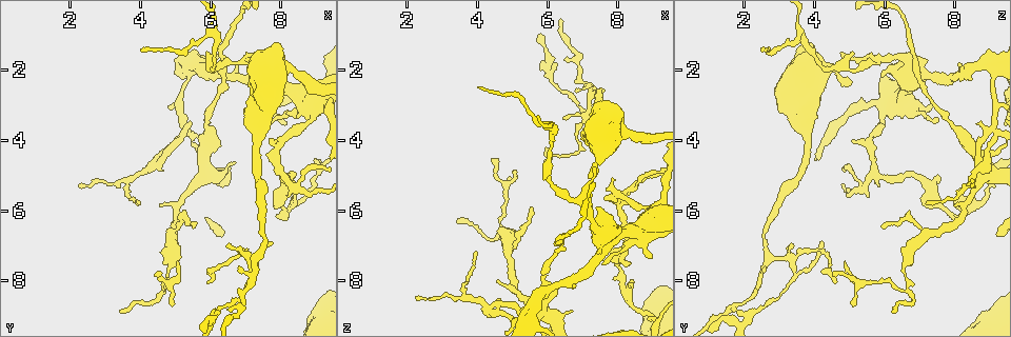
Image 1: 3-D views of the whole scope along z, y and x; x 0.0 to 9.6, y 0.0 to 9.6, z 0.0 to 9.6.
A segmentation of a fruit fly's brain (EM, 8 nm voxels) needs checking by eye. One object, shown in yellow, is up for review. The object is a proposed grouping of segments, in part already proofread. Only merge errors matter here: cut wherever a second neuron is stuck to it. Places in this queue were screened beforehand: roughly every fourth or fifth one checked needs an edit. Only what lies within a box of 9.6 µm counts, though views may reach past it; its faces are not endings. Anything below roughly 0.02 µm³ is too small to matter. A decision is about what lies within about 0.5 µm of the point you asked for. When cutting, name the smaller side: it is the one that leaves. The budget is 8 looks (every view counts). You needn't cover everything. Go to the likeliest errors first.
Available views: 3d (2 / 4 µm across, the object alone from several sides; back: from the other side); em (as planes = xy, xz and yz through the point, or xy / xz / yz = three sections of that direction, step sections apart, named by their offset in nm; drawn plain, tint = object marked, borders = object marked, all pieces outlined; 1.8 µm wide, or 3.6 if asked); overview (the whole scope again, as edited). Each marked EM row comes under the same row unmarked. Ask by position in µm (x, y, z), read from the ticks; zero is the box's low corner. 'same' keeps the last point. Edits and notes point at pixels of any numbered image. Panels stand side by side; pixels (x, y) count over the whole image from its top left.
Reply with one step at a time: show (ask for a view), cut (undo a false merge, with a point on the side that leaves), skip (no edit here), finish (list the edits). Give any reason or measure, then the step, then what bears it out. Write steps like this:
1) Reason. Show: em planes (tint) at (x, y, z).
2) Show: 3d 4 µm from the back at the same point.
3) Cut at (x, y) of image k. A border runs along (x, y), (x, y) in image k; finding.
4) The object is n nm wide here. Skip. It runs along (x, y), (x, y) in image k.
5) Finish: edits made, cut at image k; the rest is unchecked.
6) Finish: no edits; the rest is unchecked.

Calibre changes. Show: 3d 2 µm at (5.80, 4.50, 8.90).

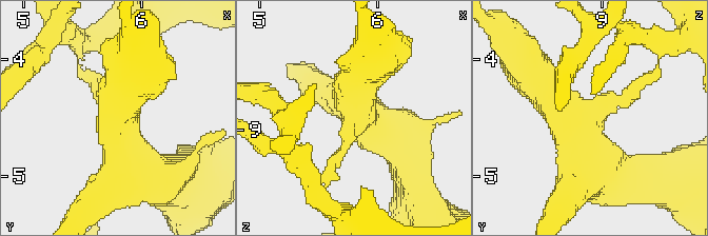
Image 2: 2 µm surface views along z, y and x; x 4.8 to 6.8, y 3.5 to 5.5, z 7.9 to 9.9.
4 arms meet here. Show: em planes (tint) at (5.82, 4.56, 8.86).

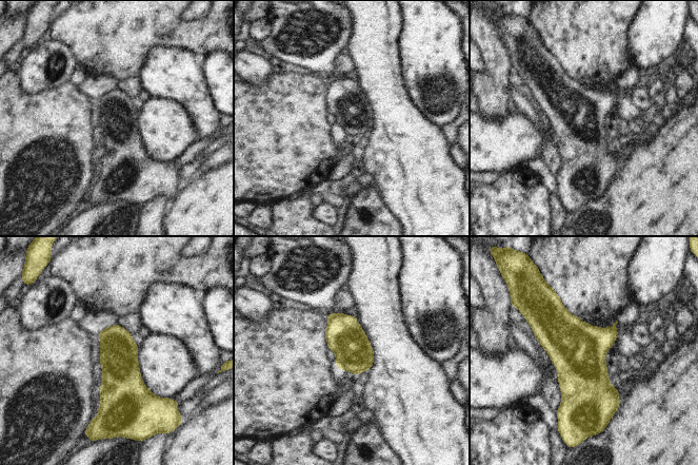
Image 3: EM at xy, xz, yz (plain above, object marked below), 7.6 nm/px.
The object is 280 nm wide here. Skip. One neuron here.

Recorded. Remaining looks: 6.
Abrupt turn. Show: 3d 2 µm at (8.05, 5.90, 7.65).

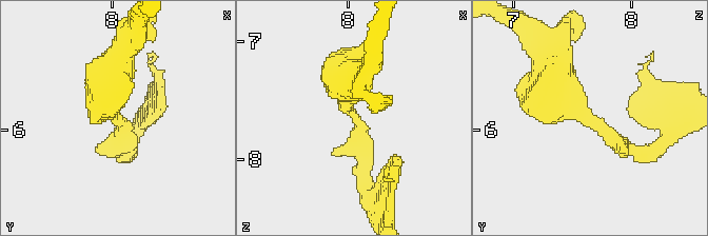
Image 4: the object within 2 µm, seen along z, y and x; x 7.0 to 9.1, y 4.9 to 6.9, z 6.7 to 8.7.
Show: em xz step 4 (tint) at (8.04, 5.88, 7.66).

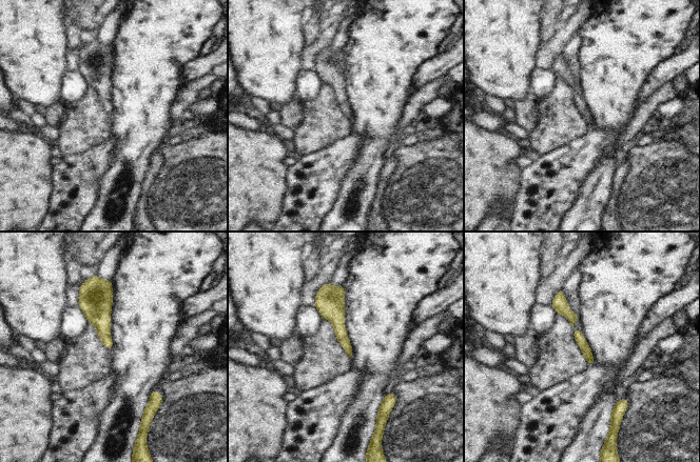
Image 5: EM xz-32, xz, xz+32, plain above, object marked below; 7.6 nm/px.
Another direction. Show: em planes (borders) at the same point.

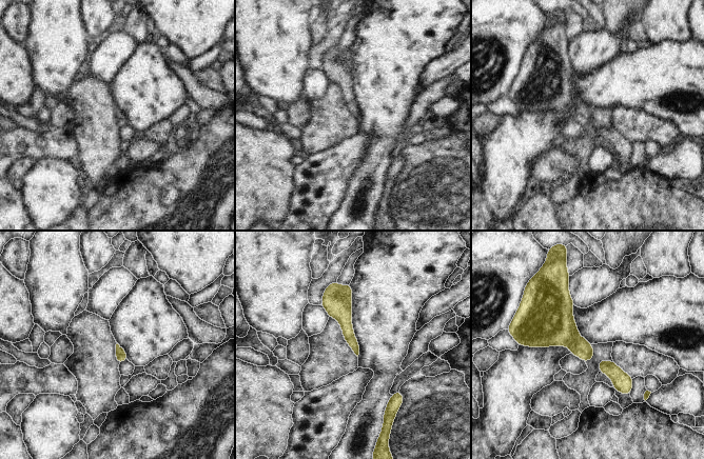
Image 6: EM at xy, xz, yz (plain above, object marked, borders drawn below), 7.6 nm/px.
Skip. One neuron here.

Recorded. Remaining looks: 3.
Show: 3d 4 µm at (5.35, 1.90, 9.05).

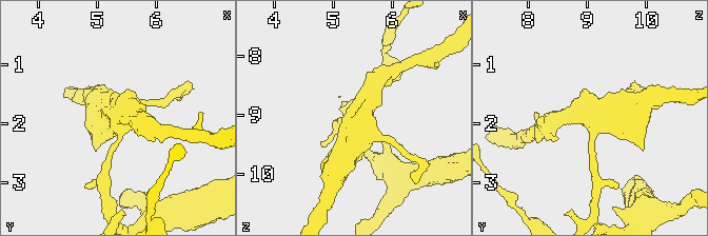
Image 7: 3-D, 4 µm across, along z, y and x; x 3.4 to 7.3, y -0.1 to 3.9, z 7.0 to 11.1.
4 arms meet here; now the EM. Show: em 3.6 µm planes (borders) at (5.40, 1.95, 9.10).

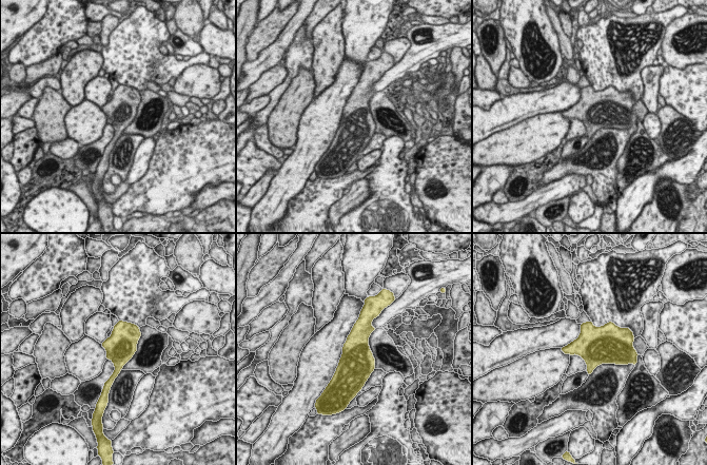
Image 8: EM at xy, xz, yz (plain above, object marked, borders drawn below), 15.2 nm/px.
Skip. All the same neuron.

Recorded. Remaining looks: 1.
Finish: no edits; the rest is unchecked.

